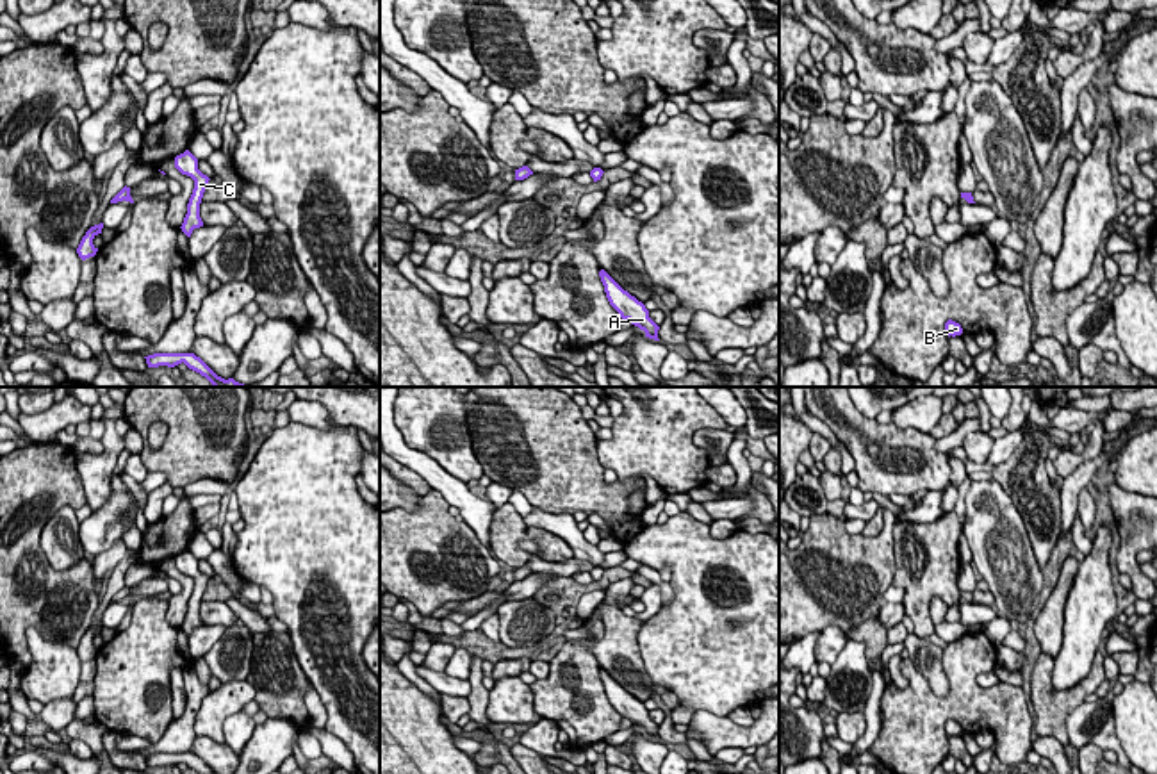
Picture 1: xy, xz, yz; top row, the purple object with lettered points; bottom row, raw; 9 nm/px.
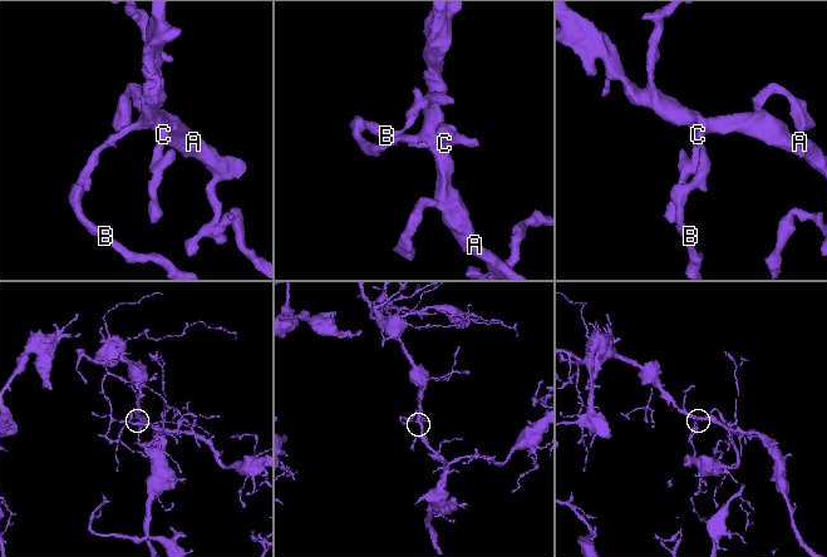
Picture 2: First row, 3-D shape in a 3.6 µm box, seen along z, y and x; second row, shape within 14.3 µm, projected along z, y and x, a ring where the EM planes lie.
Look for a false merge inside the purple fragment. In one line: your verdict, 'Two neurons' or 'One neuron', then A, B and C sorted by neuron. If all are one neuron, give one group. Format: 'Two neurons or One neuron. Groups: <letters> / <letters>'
Two neurons. Groups: A C / B

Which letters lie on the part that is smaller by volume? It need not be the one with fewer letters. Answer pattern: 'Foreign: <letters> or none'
Foreign: B

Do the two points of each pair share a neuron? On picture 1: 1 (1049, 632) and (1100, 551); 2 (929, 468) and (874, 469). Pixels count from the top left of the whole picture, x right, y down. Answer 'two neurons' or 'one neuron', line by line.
1: one neuron
2: one neuron

